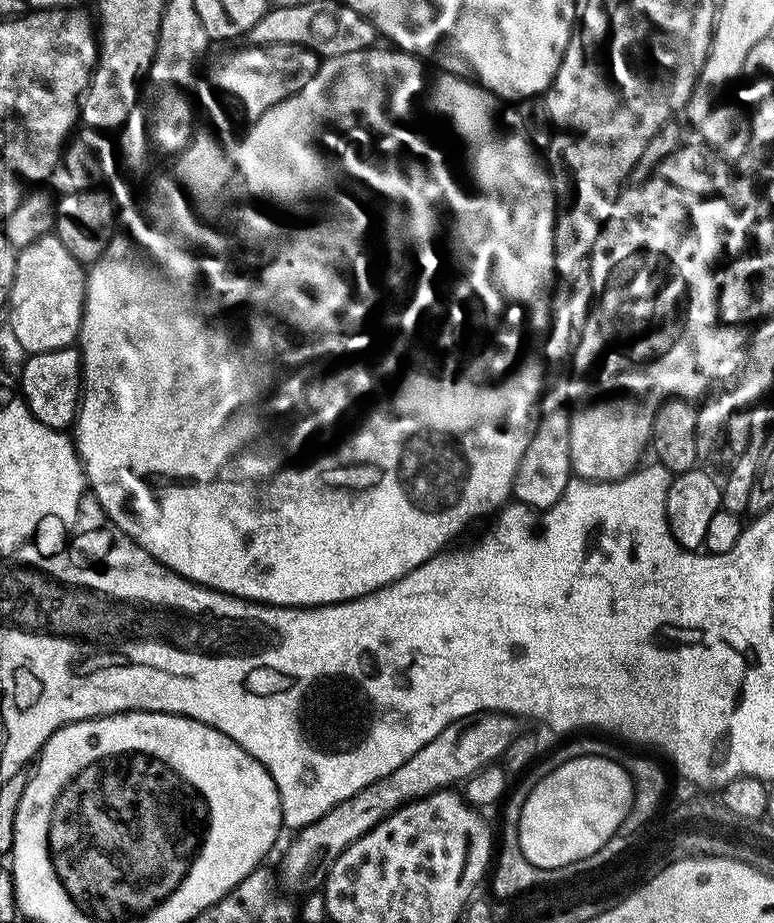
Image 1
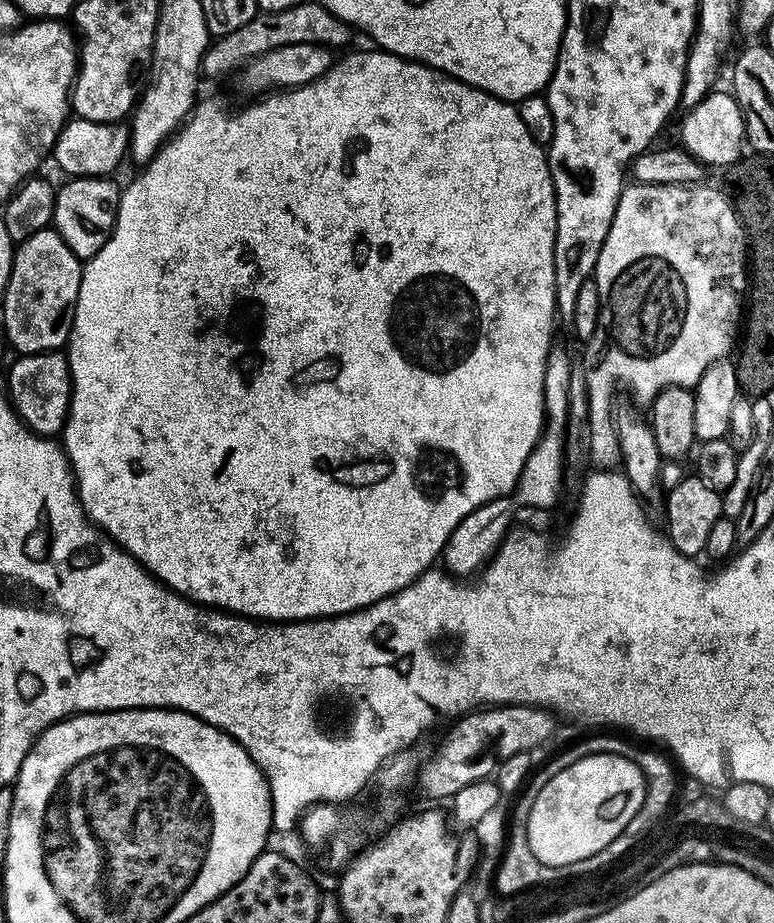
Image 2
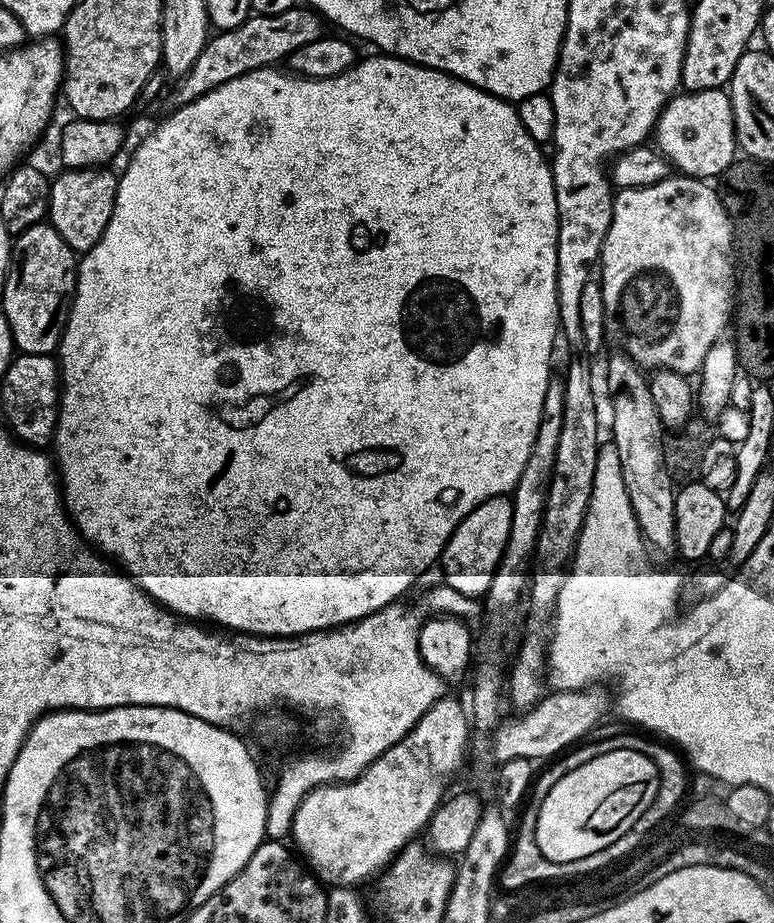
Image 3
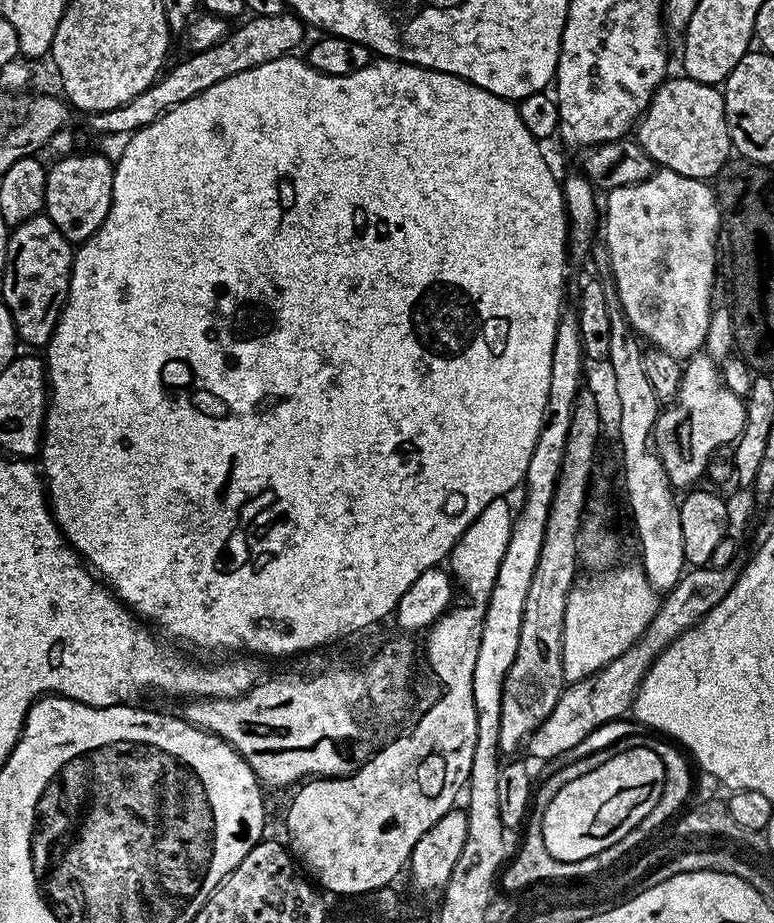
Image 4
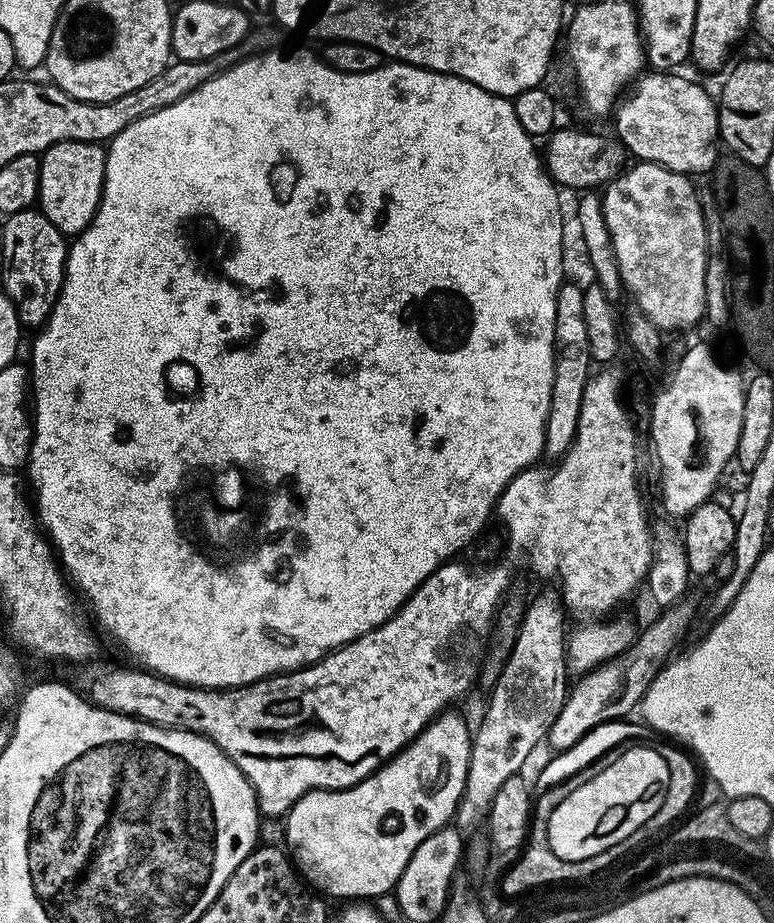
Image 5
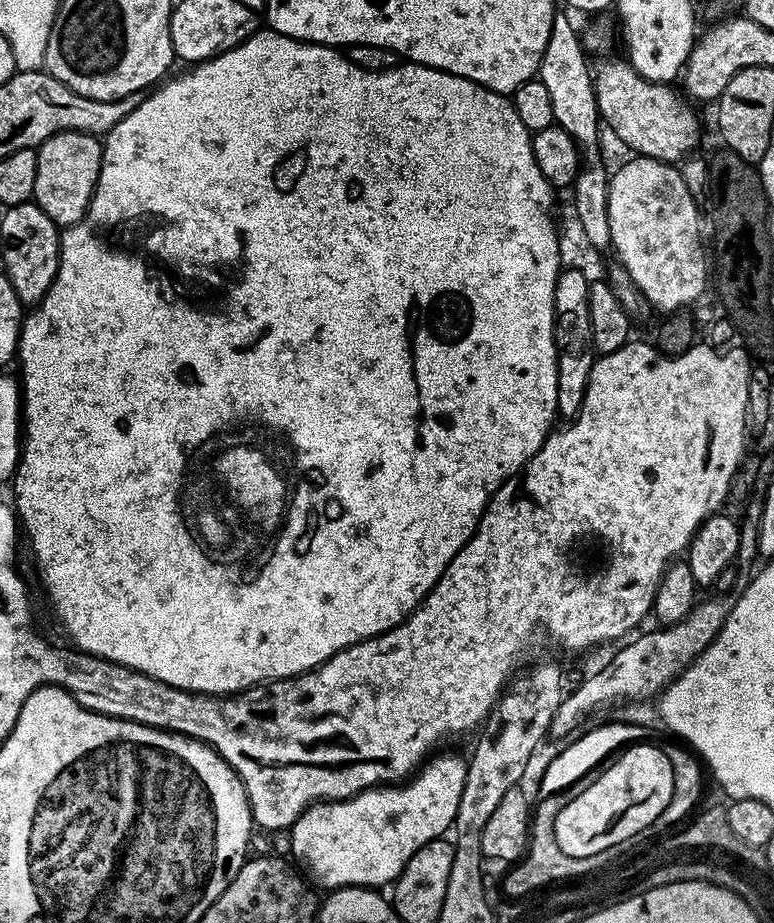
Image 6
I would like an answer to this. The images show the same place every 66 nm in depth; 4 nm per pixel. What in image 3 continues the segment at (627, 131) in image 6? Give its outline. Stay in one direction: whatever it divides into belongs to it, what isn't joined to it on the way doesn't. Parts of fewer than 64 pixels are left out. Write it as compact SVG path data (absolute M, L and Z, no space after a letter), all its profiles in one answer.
M715 88L673 96L656 119L654 144L677 173L693 178L723 177L738 156L734 114L727 91Z

